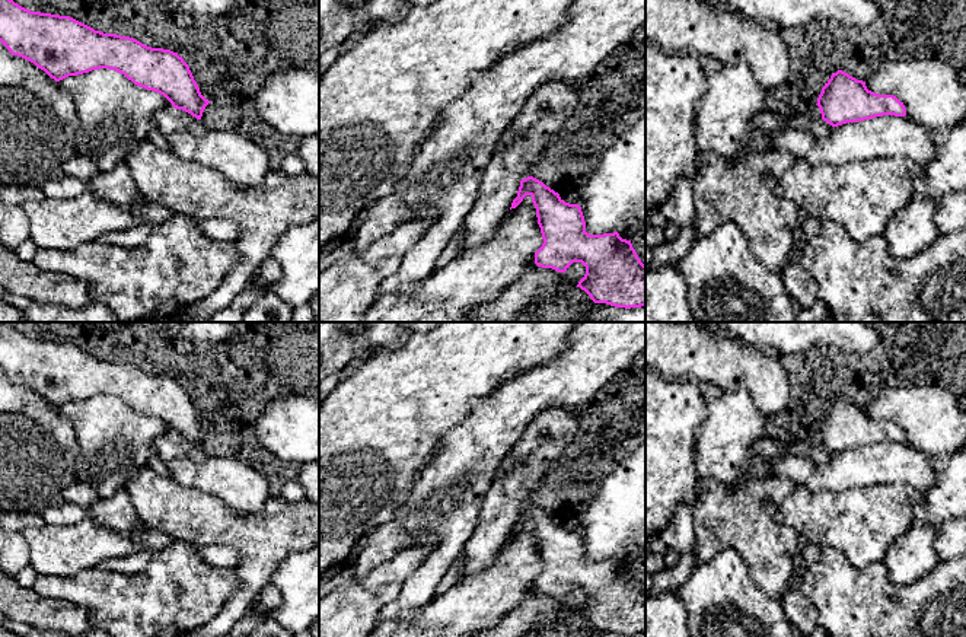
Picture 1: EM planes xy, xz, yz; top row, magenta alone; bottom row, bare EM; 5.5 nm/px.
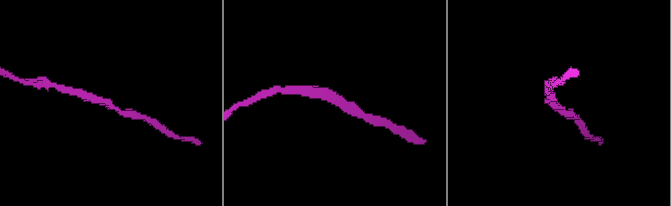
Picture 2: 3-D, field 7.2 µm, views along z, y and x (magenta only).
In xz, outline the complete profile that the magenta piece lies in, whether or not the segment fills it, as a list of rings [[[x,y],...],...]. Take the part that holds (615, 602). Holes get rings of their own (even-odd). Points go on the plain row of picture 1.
[[[533,503],[520,507],[510,536],[516,535],[526,522],[532,523],[543,566],[542,573],[535,579],[538,593],[565,599],[573,589],[581,589],[586,593],[586,601],[577,614],[584,617],[594,630],[625,636],[645,633],[645,592],[638,585],[631,567],[622,566],[618,558],[587,560],[581,534],[565,529],[558,519]]]

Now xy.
[[[0,322],[0,369],[60,408],[68,402],[109,395],[134,411],[163,421],[173,434],[201,446],[205,426],[189,392],[178,379],[103,360],[70,344],[31,338]]]

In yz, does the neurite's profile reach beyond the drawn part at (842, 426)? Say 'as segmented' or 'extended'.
as segmented

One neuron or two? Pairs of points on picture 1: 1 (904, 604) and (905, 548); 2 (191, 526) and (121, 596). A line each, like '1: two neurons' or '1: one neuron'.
1: two neurons
2: two neurons

